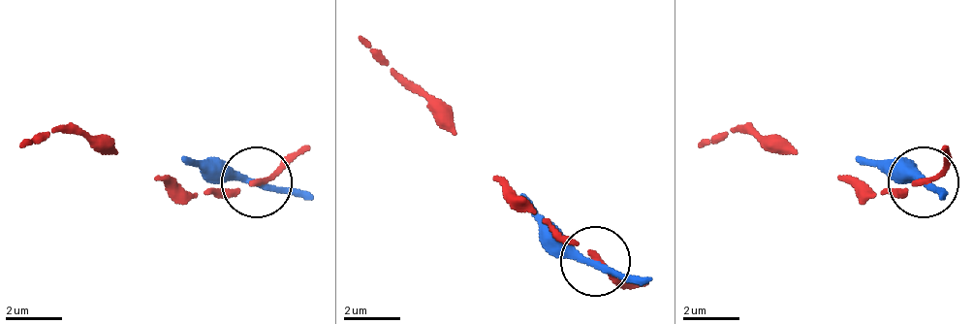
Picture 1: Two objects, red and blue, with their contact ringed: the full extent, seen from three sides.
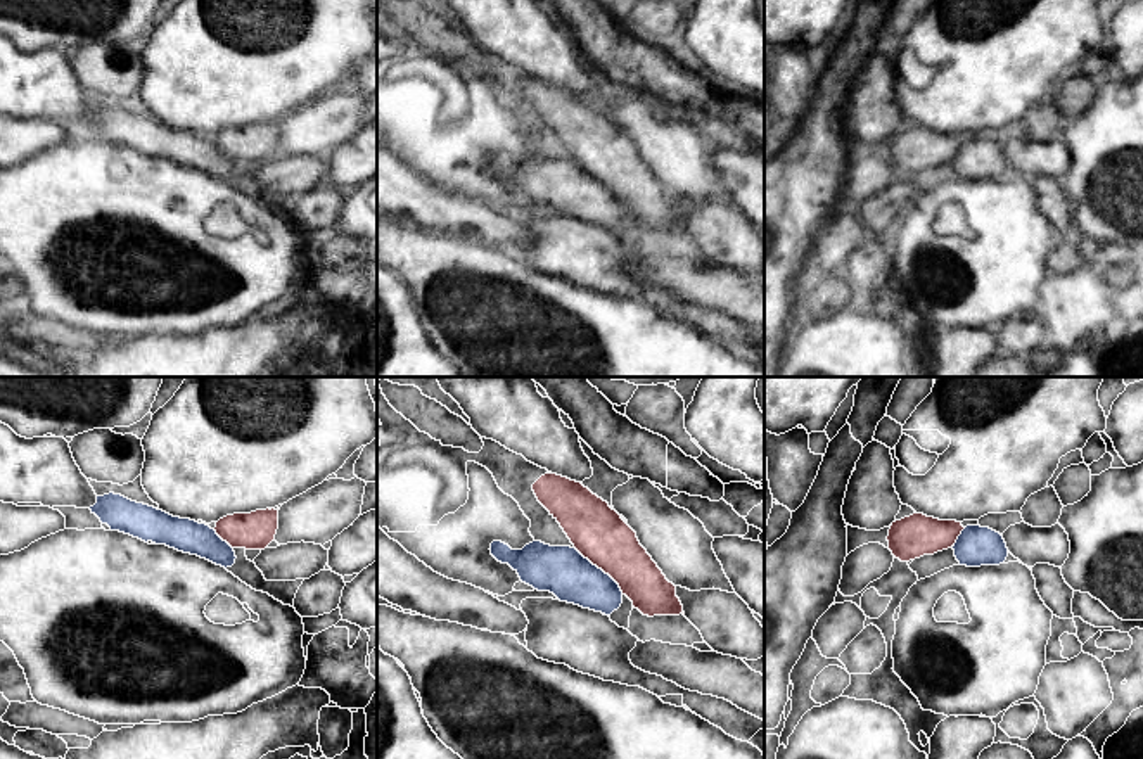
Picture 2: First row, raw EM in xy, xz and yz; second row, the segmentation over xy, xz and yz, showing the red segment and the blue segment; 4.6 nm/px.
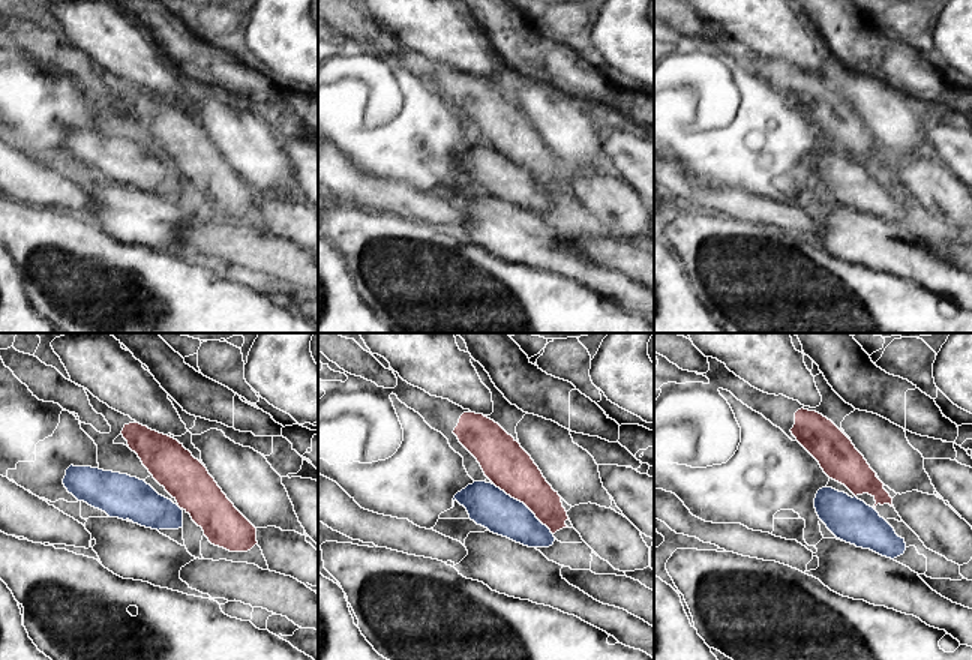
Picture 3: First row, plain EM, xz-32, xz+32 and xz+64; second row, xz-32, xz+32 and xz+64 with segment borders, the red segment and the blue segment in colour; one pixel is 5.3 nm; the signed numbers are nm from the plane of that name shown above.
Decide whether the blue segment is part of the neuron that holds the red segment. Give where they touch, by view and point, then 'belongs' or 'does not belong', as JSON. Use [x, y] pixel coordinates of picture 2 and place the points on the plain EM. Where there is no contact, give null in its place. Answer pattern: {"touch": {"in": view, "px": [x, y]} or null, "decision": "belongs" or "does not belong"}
{"touch": {"in": "xz", "px": [600, 180]}, "decision": "does not belong"}

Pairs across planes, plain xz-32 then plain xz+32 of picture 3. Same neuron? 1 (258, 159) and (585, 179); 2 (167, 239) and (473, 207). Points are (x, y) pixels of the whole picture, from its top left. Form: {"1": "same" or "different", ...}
{"1": "different", "2": "same"}

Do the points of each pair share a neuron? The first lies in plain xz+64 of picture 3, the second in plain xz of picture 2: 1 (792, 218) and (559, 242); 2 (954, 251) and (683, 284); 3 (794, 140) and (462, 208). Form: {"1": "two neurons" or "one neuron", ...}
{"1": "two neurons", "2": "one neuron", "3": "two neurons"}

